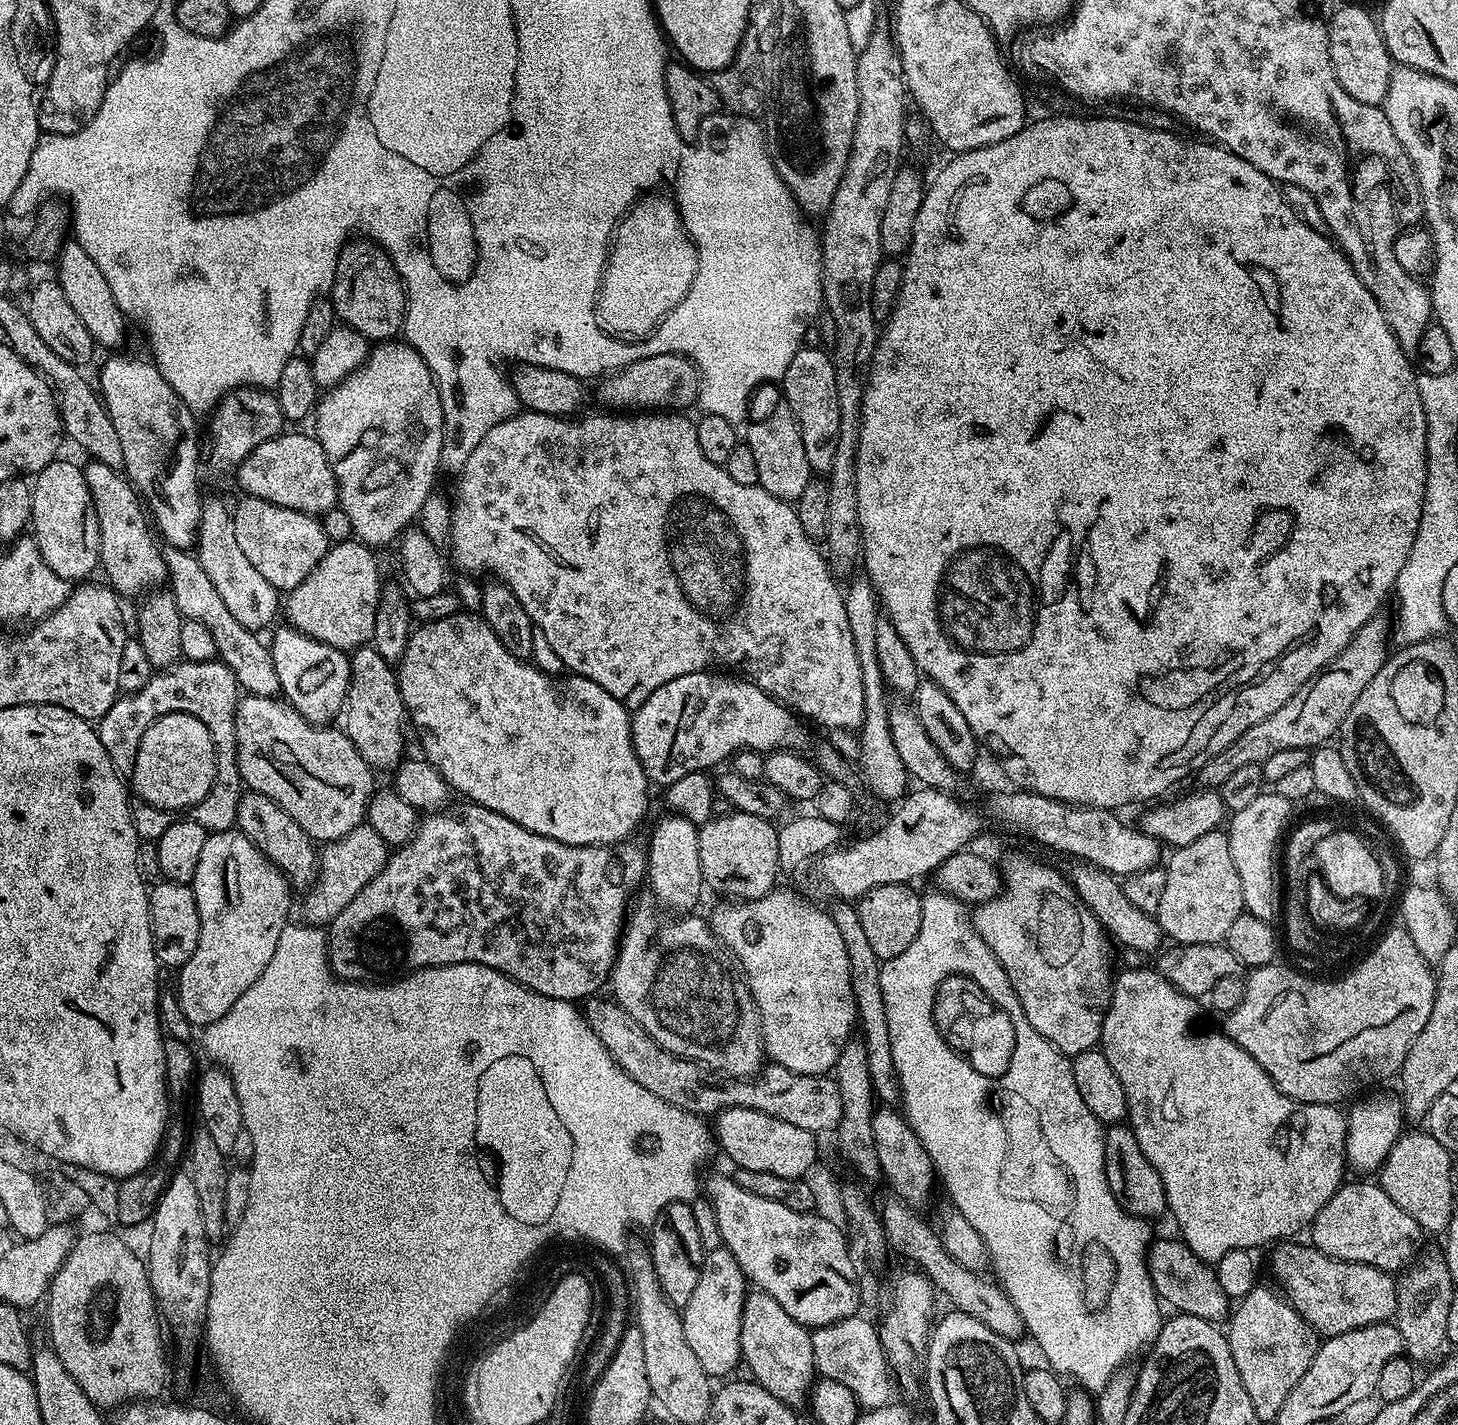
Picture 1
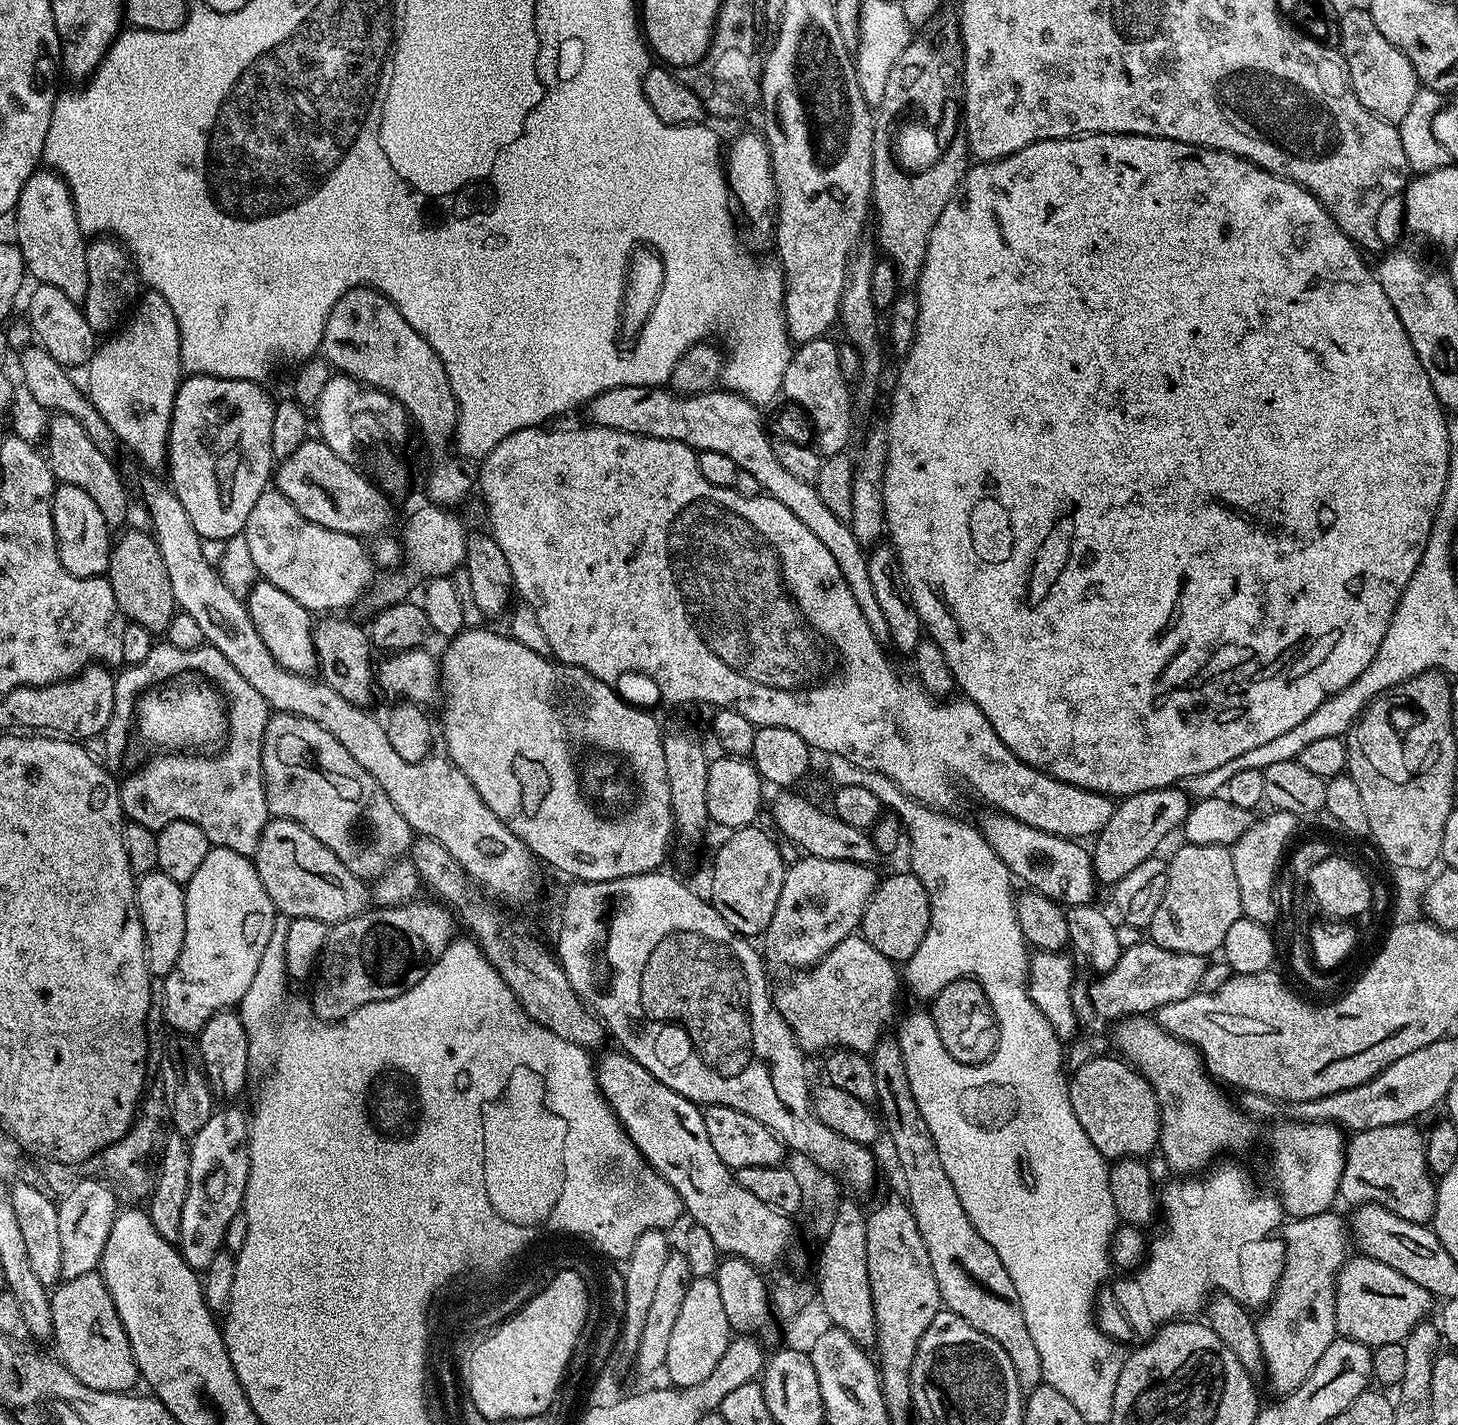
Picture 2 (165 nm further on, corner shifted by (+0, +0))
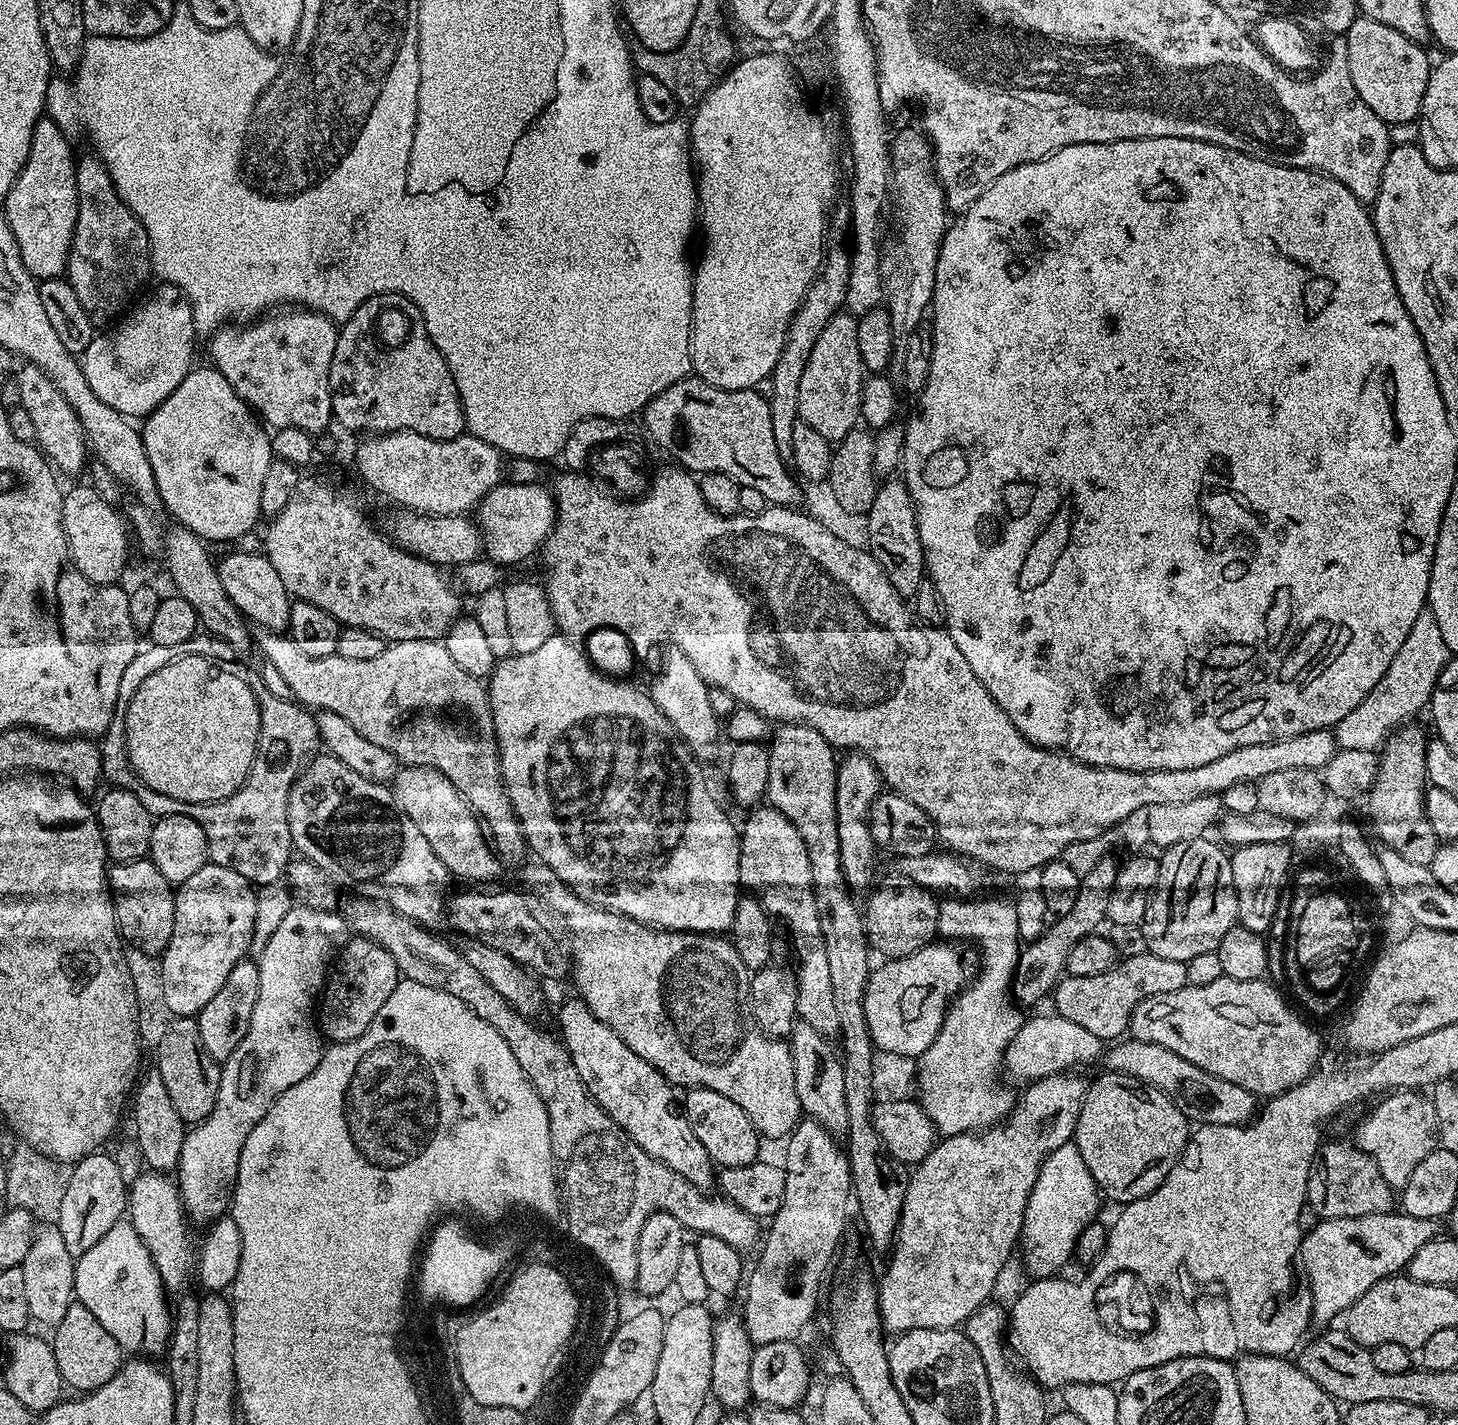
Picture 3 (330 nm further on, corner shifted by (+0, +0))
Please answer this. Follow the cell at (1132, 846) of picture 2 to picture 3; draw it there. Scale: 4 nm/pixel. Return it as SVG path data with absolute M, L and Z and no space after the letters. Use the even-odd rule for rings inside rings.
M1107 856L1098 862L1094 869L1081 879L1081 890L1075 896L1074 908L1069 914L1053 921L1043 935L1023 947L1012 979L1013 997L1019 1005L1036 1004L1047 993L1049 995L1065 973L1065 962L1070 950L1082 938L1093 935L1102 922L1105 923L1109 908L1109 890L1113 888L1117 878L1118 864L1113 860L1113 857Z

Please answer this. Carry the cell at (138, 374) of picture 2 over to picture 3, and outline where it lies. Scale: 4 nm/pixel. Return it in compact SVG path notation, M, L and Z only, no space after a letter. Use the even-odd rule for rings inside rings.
M160 286L157 290L156 296L152 296L132 317L129 318L128 324L124 324L121 328L116 328L113 332L108 332L105 336L100 334L93 335L90 346L86 346L86 350L82 353L82 367L85 372L86 381L90 384L90 388L95 395L106 403L107 406L113 407L115 411L121 413L122 416L127 418L146 418L158 405L166 398L170 398L170 394L174 394L174 390L182 382L182 378L186 378L186 374L193 367L192 351L196 348L196 340L198 341L198 333L194 326L194 318L192 317L192 307L188 305L188 300L180 293L177 288L171 286Z

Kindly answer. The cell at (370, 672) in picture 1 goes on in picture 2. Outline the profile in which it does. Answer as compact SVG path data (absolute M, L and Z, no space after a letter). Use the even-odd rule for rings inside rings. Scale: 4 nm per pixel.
M328 614L324 620L315 625L312 630L314 646L316 647L316 663L319 675L325 684L329 684L346 702L361 706L371 705L372 688L374 692L374 649L368 643L368 633L365 625L355 624L347 620L344 614Z

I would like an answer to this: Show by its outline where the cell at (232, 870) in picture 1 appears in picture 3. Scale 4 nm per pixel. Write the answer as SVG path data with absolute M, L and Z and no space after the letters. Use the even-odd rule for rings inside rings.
M211 862L204 864L198 874L194 874L184 884L179 885L175 893L174 934L168 943L168 949L162 954L158 983L164 990L166 1006L170 1006L173 1017L195 1017L222 990L230 974L240 965L240 961L249 955L248 948L253 947L252 935L256 922L257 889L248 883L242 874L226 866Z

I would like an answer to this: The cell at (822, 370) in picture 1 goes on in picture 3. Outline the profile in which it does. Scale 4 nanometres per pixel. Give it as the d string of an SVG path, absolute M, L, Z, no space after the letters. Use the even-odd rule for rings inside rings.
M841 310L818 334L818 342L810 350L810 362L802 370L802 382L798 382L799 419L814 426L822 438L838 442L861 419L860 396L865 379L862 354L858 354L858 319L851 312Z

